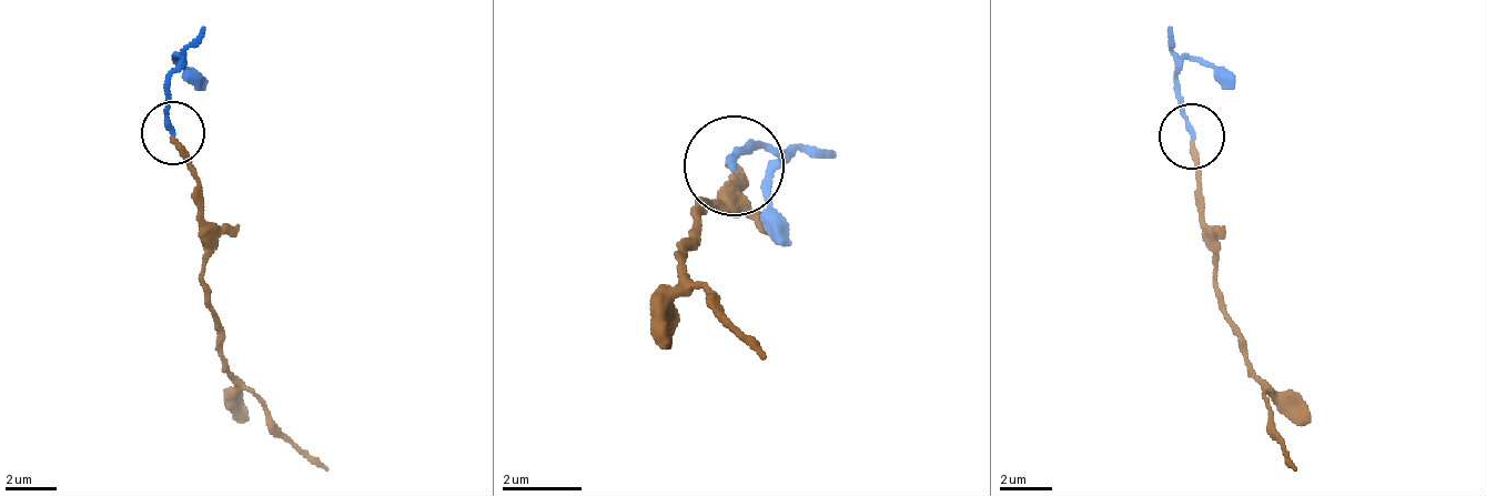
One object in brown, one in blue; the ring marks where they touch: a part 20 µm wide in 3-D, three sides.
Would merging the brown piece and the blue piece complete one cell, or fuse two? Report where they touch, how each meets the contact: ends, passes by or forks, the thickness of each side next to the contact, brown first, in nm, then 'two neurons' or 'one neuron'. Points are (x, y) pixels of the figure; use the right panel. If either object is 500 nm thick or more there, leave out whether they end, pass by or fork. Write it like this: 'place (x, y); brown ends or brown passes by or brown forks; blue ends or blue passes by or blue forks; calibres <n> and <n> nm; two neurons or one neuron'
place (1191, 137); brown ends; blue ends; calibres 200 and 180 nm; two neurons

